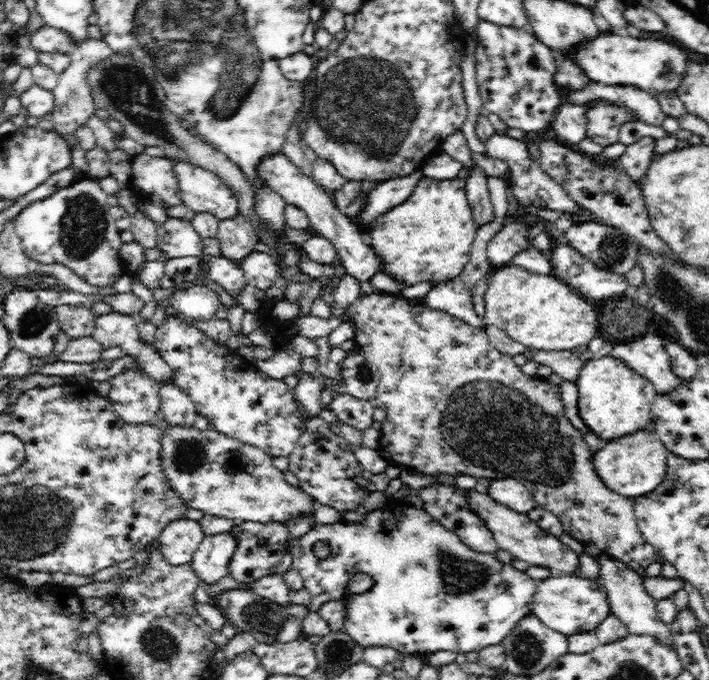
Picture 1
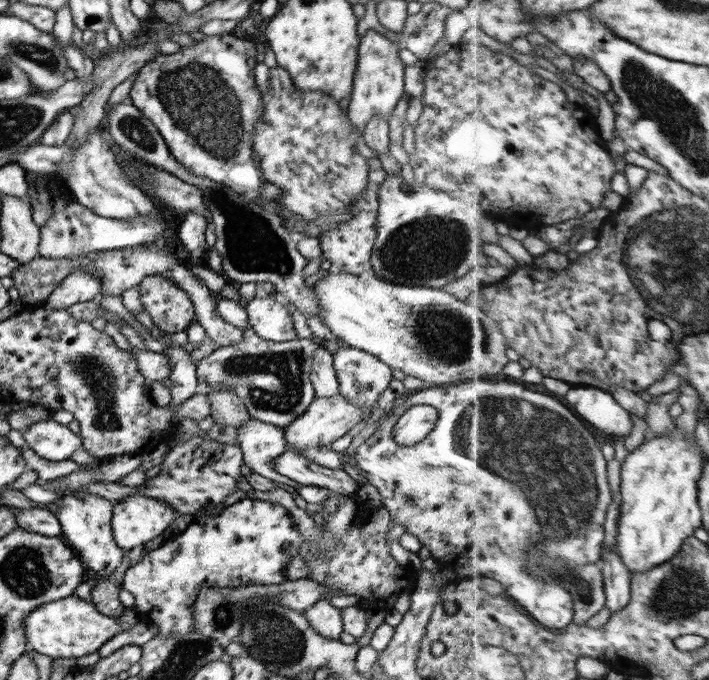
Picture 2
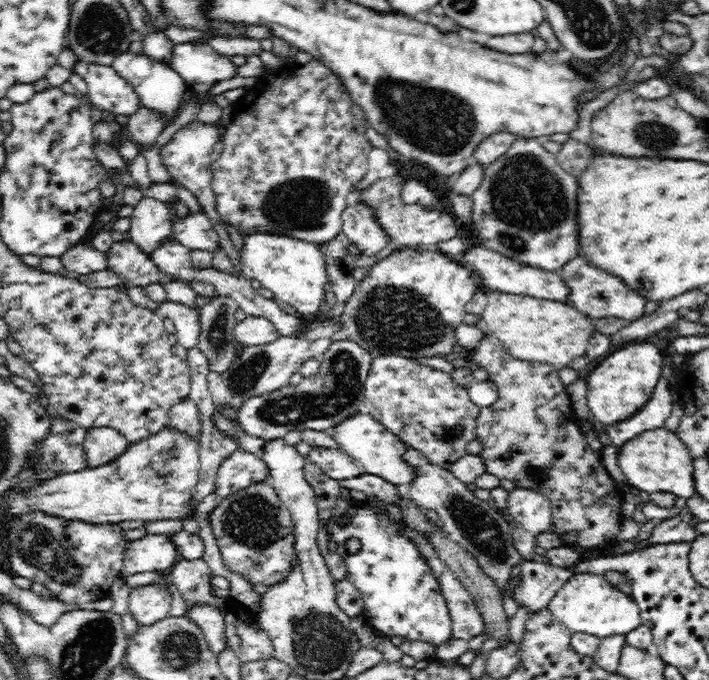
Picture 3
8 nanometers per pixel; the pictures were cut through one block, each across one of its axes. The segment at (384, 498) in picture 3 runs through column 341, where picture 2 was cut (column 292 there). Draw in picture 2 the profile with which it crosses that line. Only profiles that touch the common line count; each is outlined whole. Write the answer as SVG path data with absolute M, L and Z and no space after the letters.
M253 417L235 429L235 442L240 448L245 471L269 478L279 486L296 486L290 478L273 470L273 458L286 449L282 429Z

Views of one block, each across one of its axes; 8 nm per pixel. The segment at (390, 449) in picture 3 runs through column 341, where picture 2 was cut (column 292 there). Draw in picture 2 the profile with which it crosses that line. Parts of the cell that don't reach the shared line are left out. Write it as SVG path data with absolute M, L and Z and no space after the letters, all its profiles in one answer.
M338 392L329 397L314 397L303 414L299 414L291 424L283 426L282 432L285 446L299 452L299 454L303 454L303 449L323 445L329 446L333 440L341 438L355 424L361 422L365 416L367 416L367 413L363 413L361 405L353 405Z

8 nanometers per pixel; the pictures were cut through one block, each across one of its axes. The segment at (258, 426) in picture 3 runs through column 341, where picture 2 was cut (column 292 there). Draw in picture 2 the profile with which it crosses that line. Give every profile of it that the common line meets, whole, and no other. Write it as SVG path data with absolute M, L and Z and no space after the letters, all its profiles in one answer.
M249 323L241 328L241 341L220 346L196 361L196 379L203 378L213 390L229 390L239 396L249 414L261 422L283 429L308 408L314 399L309 381L311 357L320 342L314 339L291 339L285 342L259 338Z

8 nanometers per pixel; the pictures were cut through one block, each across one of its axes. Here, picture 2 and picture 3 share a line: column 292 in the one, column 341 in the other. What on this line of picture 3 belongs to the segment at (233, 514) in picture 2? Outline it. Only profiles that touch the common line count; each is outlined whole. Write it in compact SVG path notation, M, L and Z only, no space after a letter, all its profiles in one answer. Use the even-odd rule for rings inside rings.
M364 503L350 505L350 510L342 521L336 522L333 518L326 524L327 530L332 534L332 540L338 544L337 553L344 559L347 566L347 579L360 591L364 603L364 615L373 631L384 632L388 636L402 636L406 640L423 640L436 645L453 638L452 621L446 601L439 588L438 579L432 574L430 565L420 555L418 547L408 541L396 526L377 512L369 510ZM356 538L360 543L357 552L351 553L346 548L346 542Z

